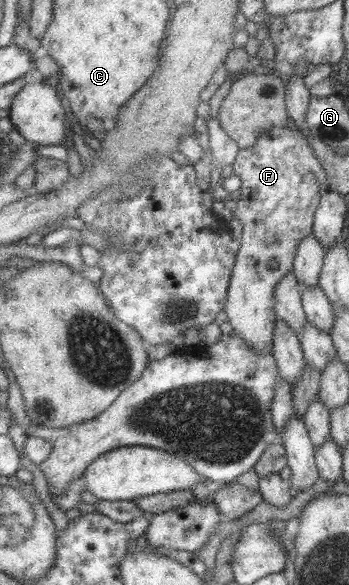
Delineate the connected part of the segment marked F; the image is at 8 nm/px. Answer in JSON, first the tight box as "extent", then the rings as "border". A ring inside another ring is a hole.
{"extent":[225,125,326,353],"border":[[[292,125],[272,127],[262,133],[254,145],[239,149],[233,172],[242,182],[234,217],[244,228],[232,267],[225,312],[236,335],[256,353],[266,353],[273,349],[277,321],[274,288],[278,280],[293,270],[300,240],[313,234],[314,216],[322,199],[326,172],[320,158],[312,152],[308,138]],[[308,172],[316,175],[315,183],[304,183],[304,174]],[[270,237],[274,243],[268,242]],[[270,261],[276,261],[278,266],[270,268]]]}

